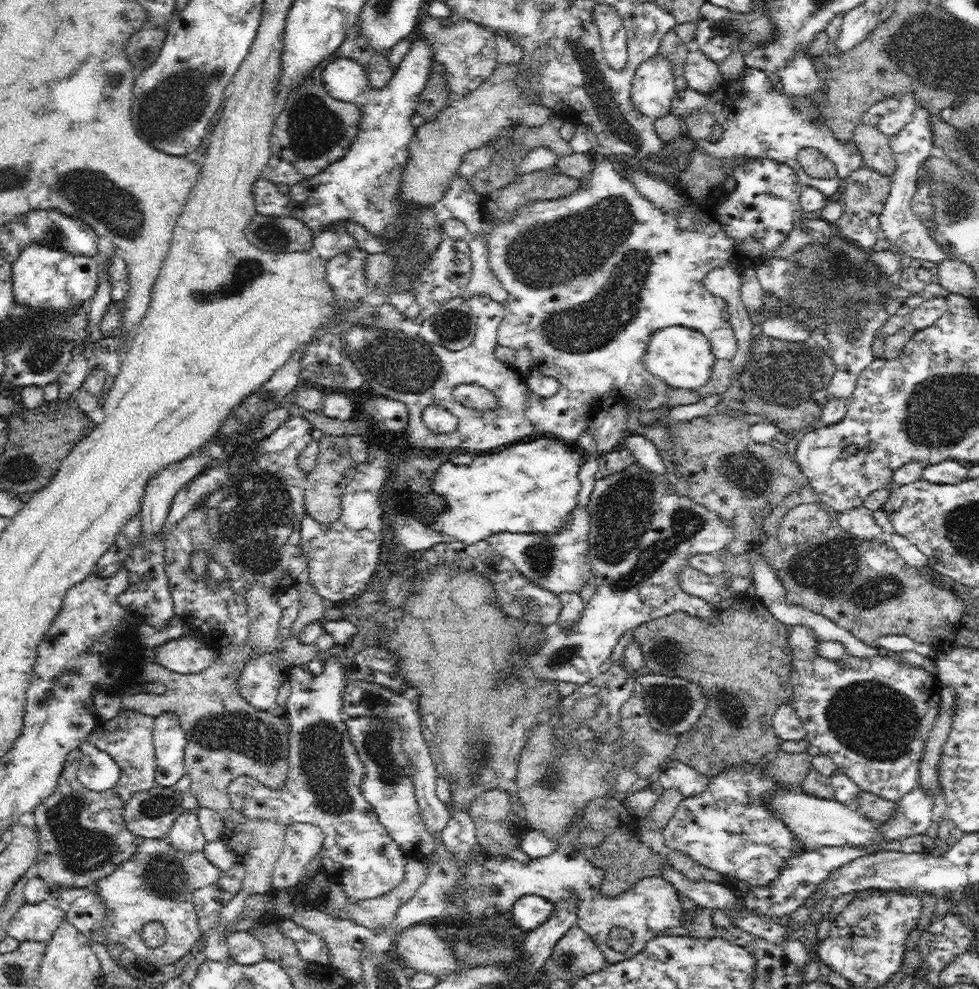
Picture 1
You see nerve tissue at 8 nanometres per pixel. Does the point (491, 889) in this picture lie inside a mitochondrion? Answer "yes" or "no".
yes

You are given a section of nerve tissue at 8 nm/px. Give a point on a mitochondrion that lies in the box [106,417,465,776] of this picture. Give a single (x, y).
(257, 514)

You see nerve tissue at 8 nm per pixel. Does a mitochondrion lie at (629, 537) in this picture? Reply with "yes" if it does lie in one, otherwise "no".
yes

